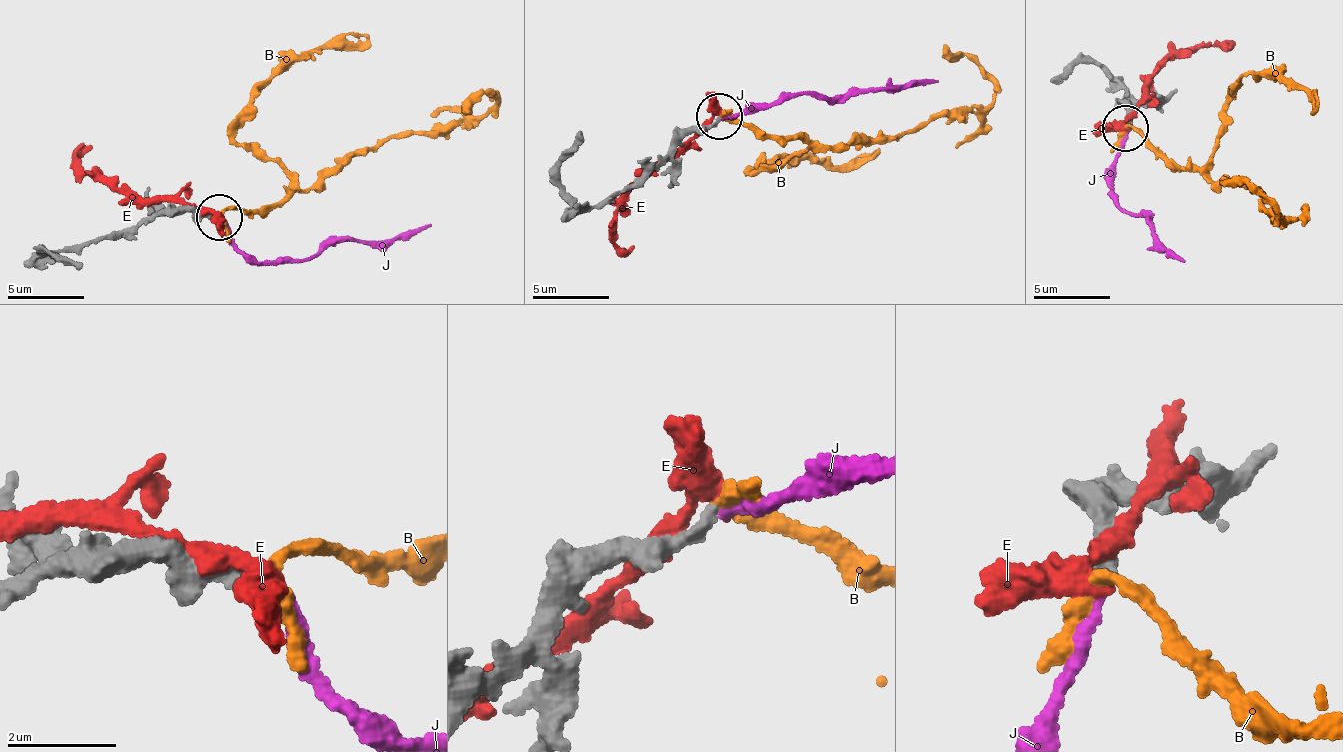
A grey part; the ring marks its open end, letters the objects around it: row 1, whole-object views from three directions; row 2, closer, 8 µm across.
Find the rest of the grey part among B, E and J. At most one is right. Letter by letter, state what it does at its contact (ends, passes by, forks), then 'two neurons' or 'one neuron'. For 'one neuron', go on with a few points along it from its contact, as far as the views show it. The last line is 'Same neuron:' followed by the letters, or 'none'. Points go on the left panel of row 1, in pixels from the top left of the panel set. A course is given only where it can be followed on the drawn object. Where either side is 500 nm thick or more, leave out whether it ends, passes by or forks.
B: it passes by; two neurons
E: it passes by; two neurons
J: it ends; one neuron; course (222, 215), (228, 238), (261, 264), (313, 257), (337, 240), (420, 233), (429, 222)
Same neuron: J

